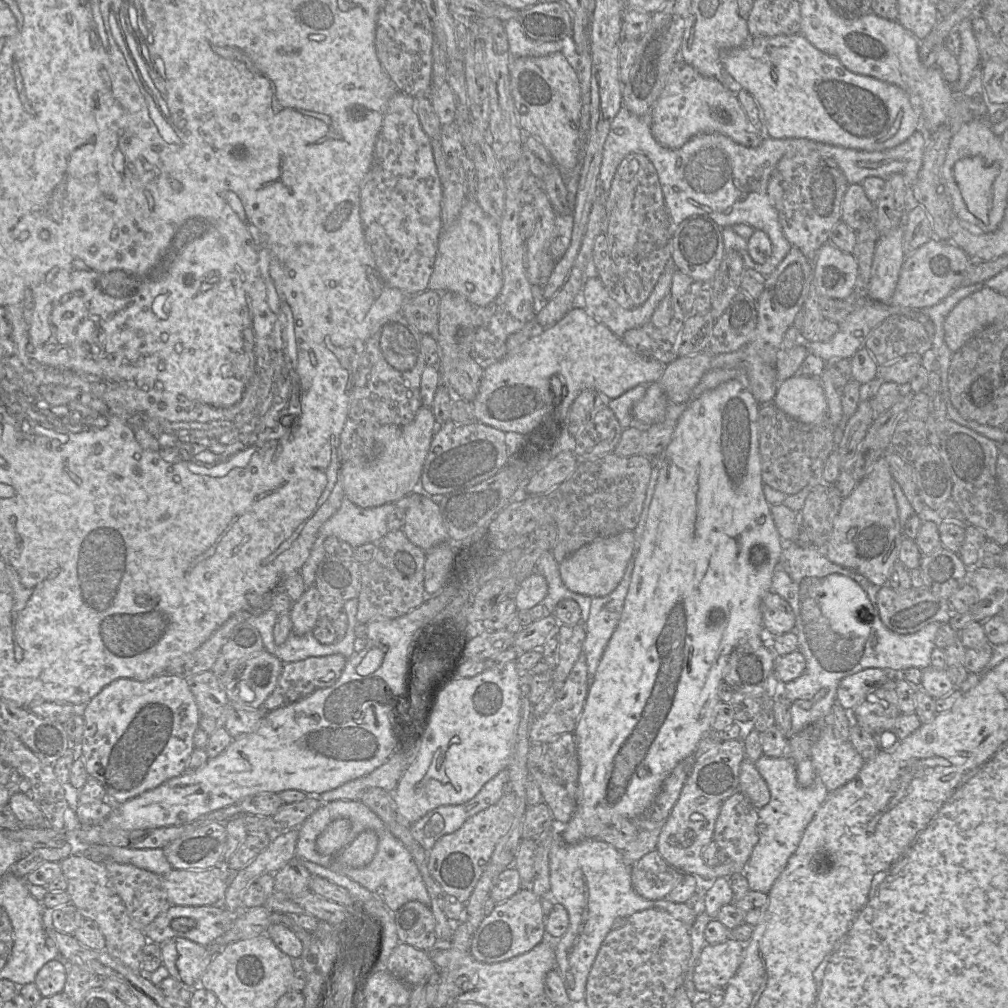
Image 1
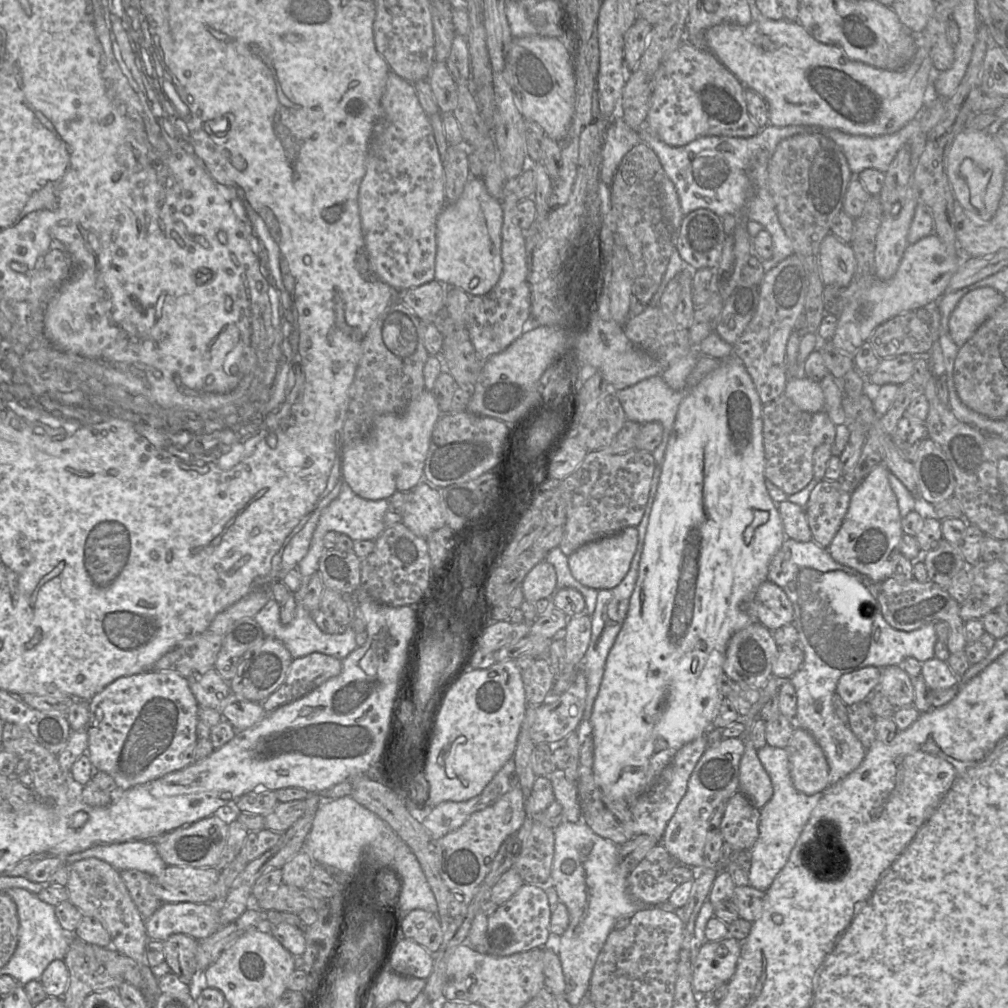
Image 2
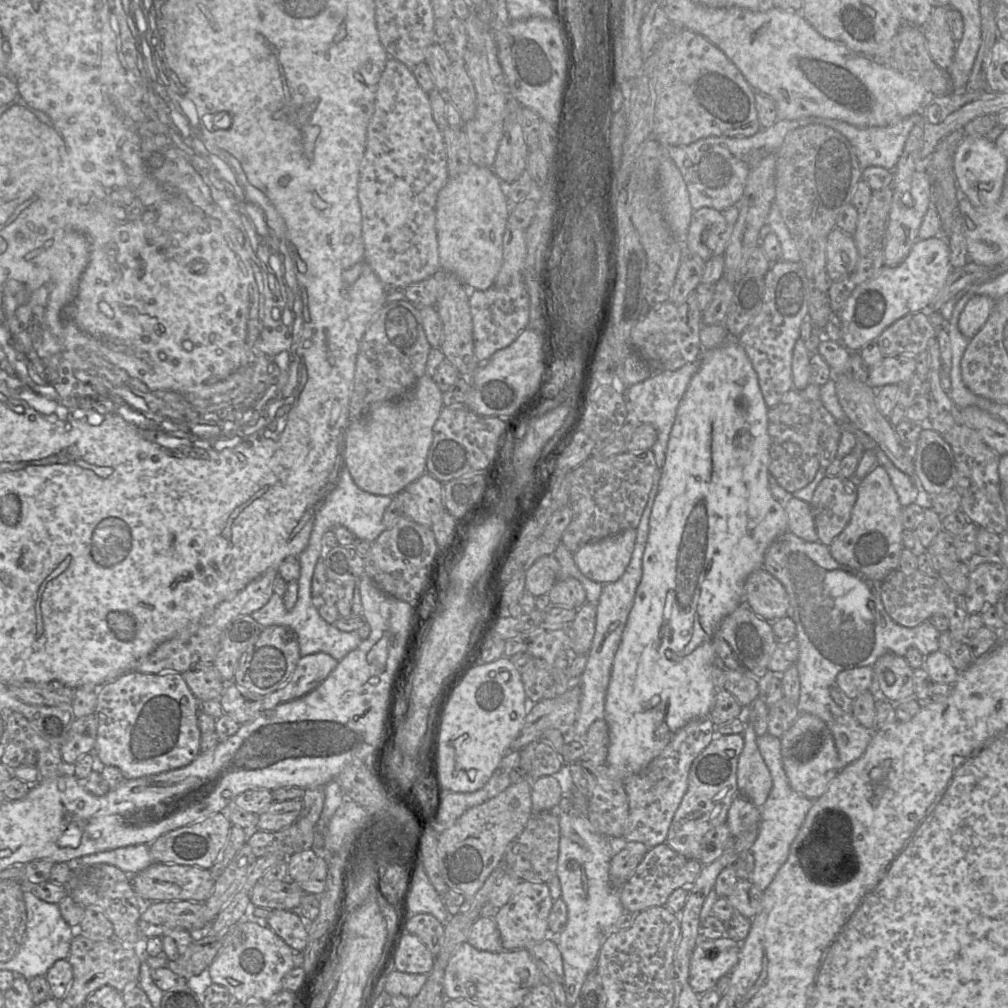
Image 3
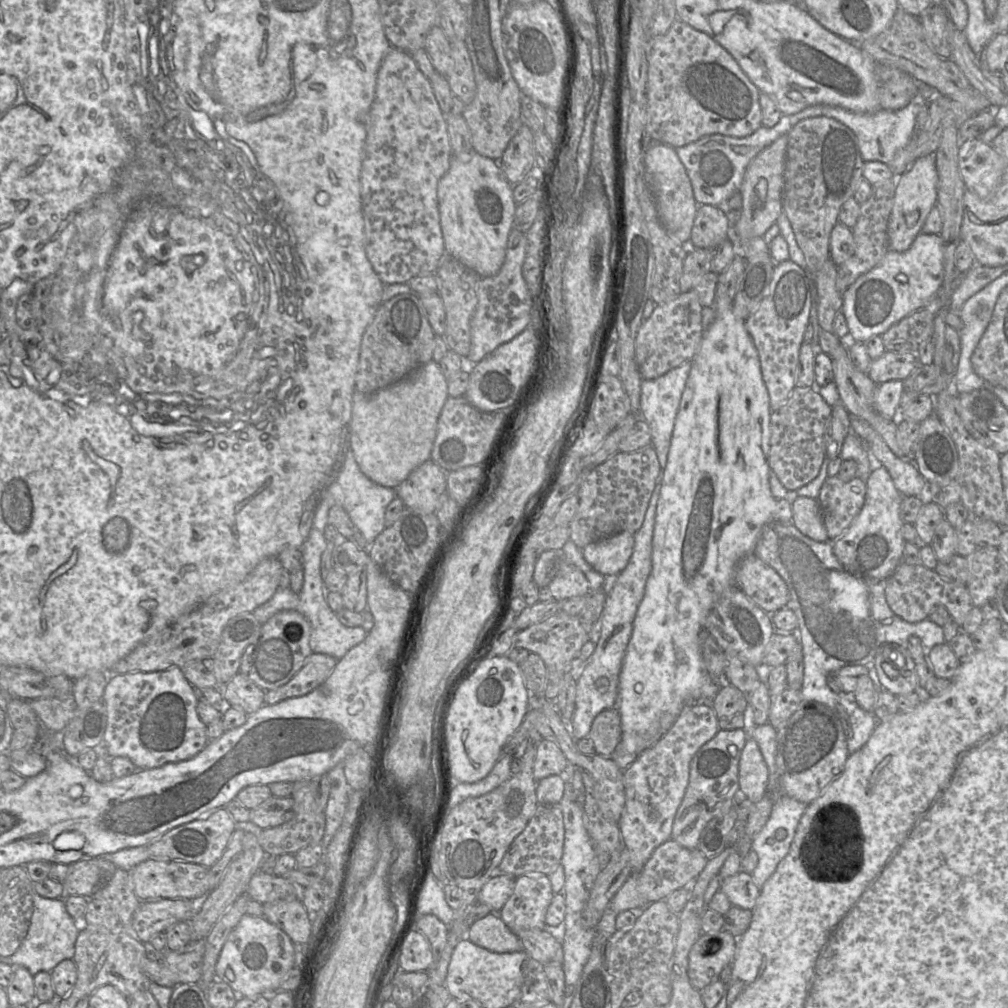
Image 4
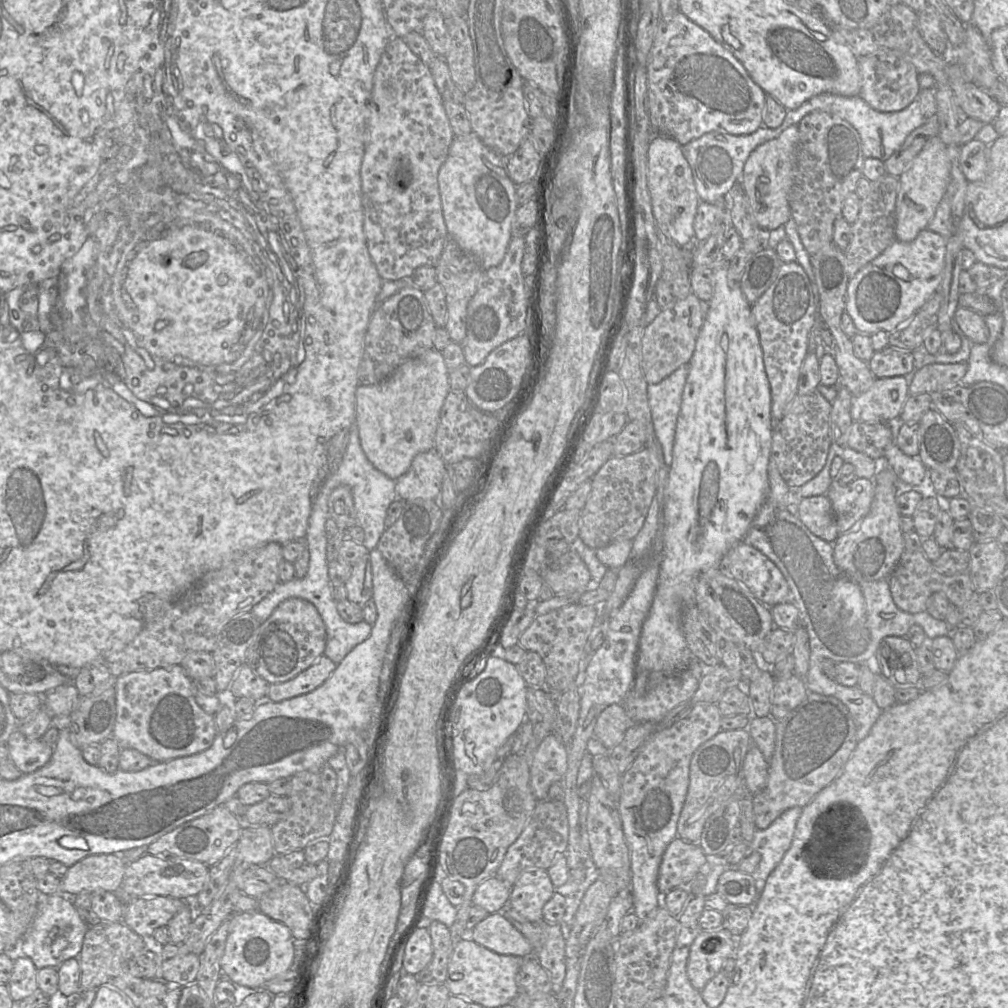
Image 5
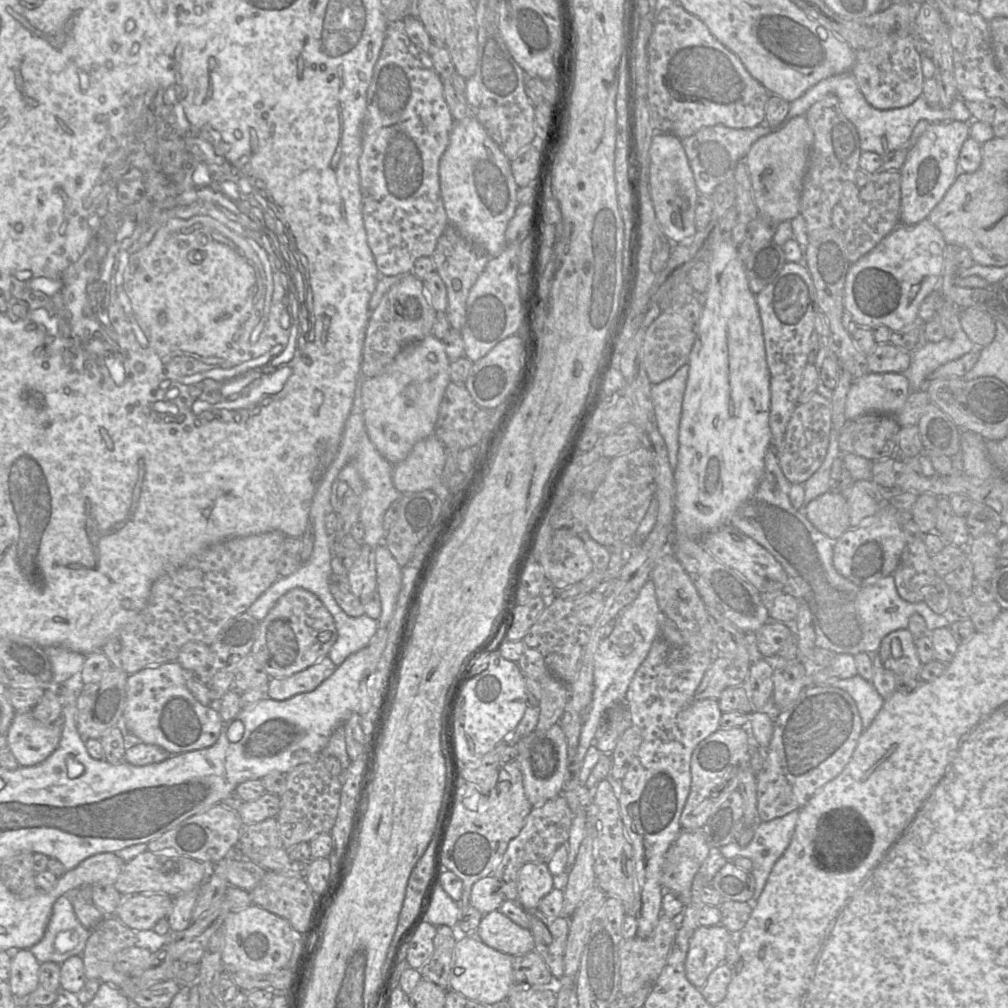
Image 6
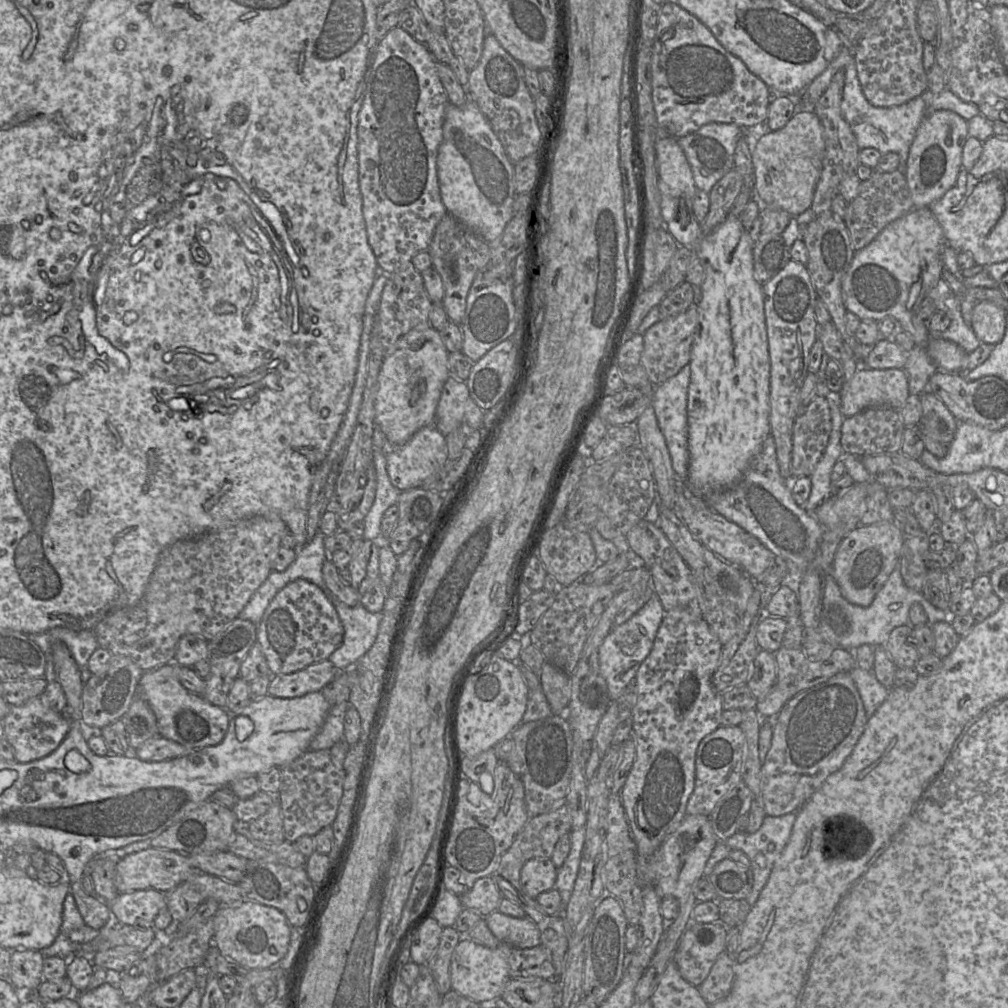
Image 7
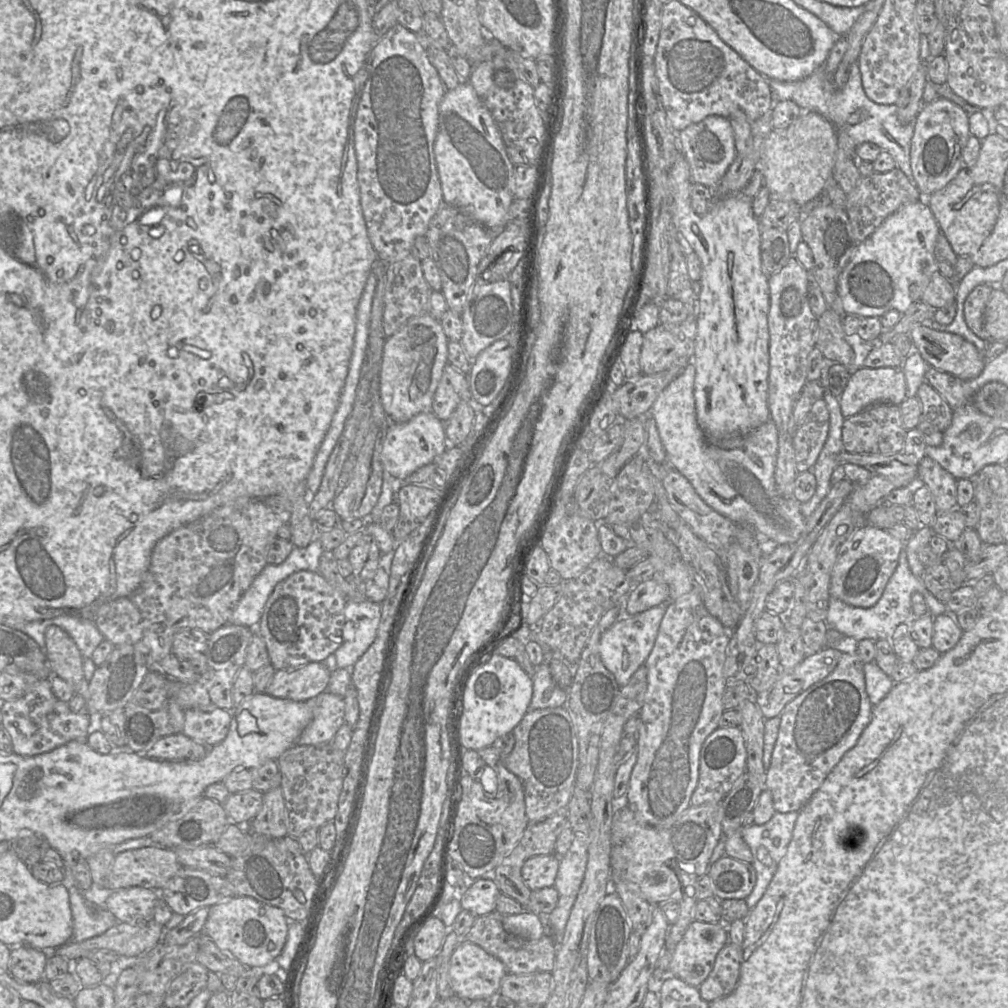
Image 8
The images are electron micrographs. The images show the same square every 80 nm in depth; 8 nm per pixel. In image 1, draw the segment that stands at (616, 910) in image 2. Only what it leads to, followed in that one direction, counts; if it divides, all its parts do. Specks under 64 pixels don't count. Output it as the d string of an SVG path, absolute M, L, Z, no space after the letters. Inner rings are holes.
M561 832L554 833L550 849L550 891L554 902L562 904L569 914L569 927L566 933L555 941L557 968L563 978L567 994L573 1005L583 1006L588 975L593 966L602 942L617 917L629 917L636 912L648 908L667 911L674 918L691 927L698 915L698 908L693 903L675 903L667 898L648 900L638 895L631 883L631 866L625 862L621 851L599 839L584 839L569 844L563 839Z

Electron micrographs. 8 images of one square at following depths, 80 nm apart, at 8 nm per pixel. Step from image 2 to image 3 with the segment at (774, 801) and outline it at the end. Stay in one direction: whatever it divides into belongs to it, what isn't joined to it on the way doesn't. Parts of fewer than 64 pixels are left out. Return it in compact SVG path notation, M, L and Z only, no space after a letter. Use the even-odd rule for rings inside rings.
M765 733L762 736L757 736L756 743L772 777L772 789L760 809L759 832L751 847L755 866L753 872L750 874L750 881L759 890L764 892L774 879L778 870L787 860L790 846L797 836L814 800L797 793L790 786L783 767L781 742L779 738Z

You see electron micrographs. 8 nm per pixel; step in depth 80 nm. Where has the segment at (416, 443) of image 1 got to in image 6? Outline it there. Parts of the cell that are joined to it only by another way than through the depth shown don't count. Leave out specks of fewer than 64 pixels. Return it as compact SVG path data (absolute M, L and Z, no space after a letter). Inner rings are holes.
M430 334L404 347L382 373L364 379L364 425L371 442L392 465L403 461L418 441L434 434L440 404L451 381L449 367L443 342Z

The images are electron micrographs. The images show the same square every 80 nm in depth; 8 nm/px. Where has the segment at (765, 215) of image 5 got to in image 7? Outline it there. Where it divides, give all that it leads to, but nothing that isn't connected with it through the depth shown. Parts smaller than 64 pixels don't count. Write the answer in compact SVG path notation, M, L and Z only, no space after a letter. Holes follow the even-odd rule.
M812 108L799 109L781 129L771 131L765 124L754 129L746 129L744 135L750 137L752 145L752 164L754 172L754 195L765 207L778 207L789 212L793 217L802 214L811 207L816 184L822 170L825 152L823 128Z

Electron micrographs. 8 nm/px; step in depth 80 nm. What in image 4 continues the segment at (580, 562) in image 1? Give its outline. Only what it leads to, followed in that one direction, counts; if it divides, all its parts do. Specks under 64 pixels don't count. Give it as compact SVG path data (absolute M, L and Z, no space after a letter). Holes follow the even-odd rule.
M623 531L582 549L587 563L605 577L616 577L627 566L634 548L634 533Z

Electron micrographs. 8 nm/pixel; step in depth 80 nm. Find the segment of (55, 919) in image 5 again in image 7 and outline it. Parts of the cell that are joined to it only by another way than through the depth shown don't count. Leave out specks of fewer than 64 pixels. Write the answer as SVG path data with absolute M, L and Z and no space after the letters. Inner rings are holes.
M70 893L63 902L62 924L55 941L41 951L44 958L58 956L70 959L81 949L82 945L89 943L100 934L100 929L87 926L79 910L75 899Z

